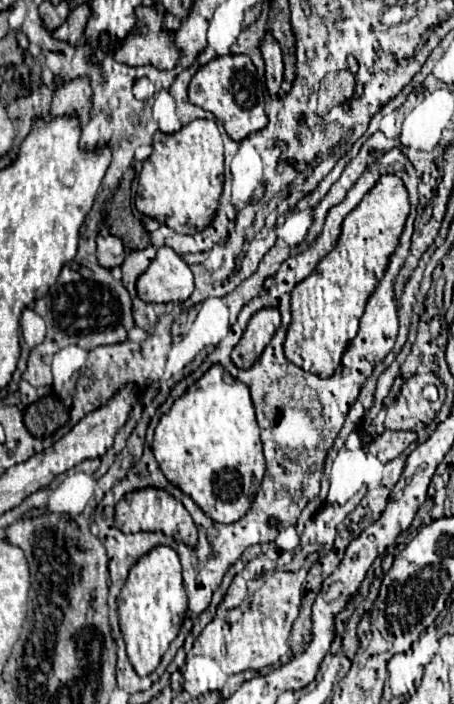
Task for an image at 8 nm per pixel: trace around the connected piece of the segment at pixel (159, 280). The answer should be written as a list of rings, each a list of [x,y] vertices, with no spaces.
[[[169,246],[157,250],[149,268],[137,278],[137,296],[145,302],[183,302],[193,292],[193,274]]]

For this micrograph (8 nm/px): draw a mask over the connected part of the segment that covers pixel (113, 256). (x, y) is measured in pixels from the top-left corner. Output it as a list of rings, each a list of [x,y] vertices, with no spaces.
[[[97,236],[97,260],[103,268],[121,266],[125,258],[123,242],[117,236]]]

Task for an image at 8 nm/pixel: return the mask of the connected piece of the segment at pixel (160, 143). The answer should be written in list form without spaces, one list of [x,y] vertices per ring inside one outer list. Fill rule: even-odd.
[[[199,118],[173,134],[155,132],[153,152],[143,162],[143,170],[139,174],[139,186],[137,186],[139,212],[159,220],[161,224],[167,224],[179,234],[195,234],[201,232],[213,220],[215,210],[219,206],[221,188],[223,188],[223,142],[215,120]]]

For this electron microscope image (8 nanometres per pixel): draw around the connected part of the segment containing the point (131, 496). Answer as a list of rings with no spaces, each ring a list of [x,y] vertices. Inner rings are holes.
[[[141,488],[125,494],[115,506],[115,526],[125,534],[159,530],[165,536],[175,538],[177,542],[185,542],[187,546],[193,546],[193,542],[197,542],[197,526],[191,514],[179,500],[175,500],[169,492],[159,488]]]

